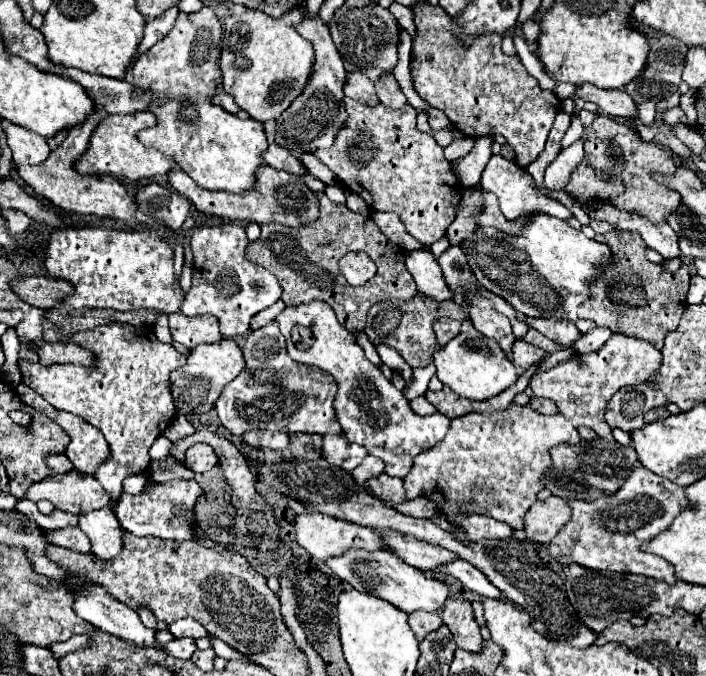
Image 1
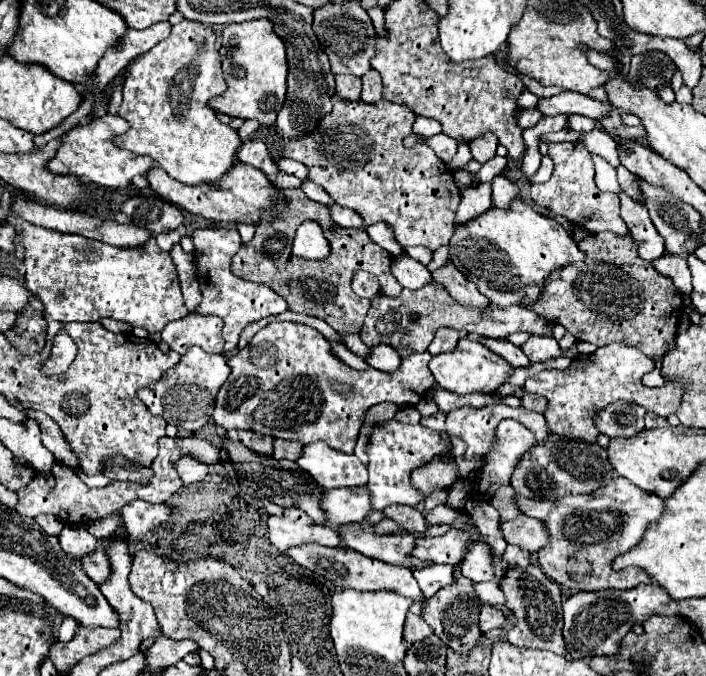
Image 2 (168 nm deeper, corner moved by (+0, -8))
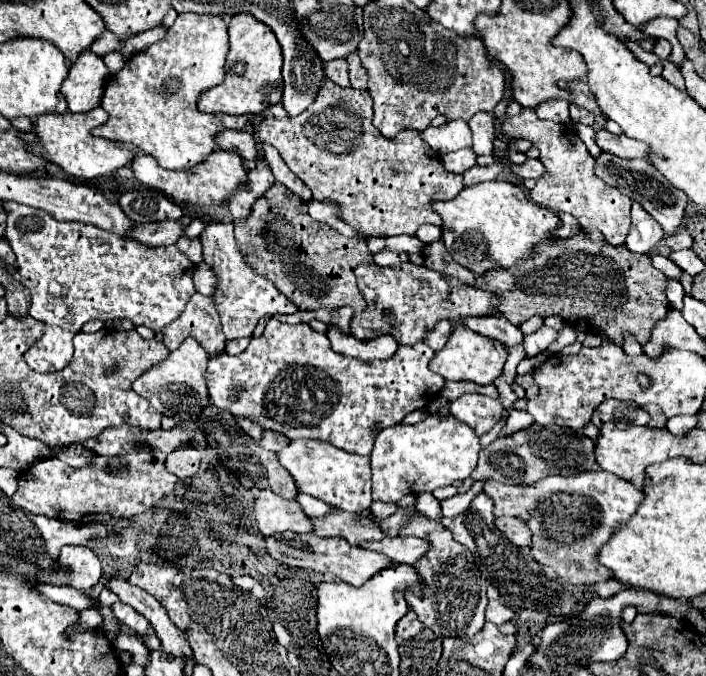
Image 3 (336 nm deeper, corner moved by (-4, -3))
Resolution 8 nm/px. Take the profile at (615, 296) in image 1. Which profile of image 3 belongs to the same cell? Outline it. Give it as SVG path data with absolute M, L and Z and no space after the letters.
M581 229L573 237L545 241L529 259L507 269L489 269L477 277L477 287L497 297L495 311L517 327L533 315L559 315L577 331L607 333L617 345L623 345L623 333L635 335L639 343L649 341L653 323L669 311L665 283L667 277L651 265L647 255L631 253L625 245L609 245L597 229Z

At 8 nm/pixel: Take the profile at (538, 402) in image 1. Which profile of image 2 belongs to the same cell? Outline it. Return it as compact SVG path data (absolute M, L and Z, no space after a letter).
M525 394L521 398L521 406L527 408L527 410L533 410L533 412L545 412L547 400L541 398L541 396L529 396L529 394Z

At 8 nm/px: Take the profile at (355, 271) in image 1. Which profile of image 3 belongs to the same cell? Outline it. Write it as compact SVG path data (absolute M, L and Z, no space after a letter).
M361 263L355 277L367 303L363 313L355 313L351 317L351 335L361 341L391 333L399 343L417 343L423 341L425 333L441 319L451 321L451 325L459 325L465 317L493 313L493 295L489 295L489 291L481 291L421 265L403 263L395 267L379 267L375 263Z

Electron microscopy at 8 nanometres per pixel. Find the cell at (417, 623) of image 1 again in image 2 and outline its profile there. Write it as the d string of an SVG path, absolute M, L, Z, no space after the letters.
M409 610L407 620L405 620L405 642L415 644L415 642L419 642L419 640L423 640L425 636L431 636L431 634L433 634L433 630L423 620L423 616L419 612Z

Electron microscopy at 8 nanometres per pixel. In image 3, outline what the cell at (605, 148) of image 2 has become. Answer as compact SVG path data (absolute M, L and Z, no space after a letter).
M601 151L601 155L595 159L595 177L599 177L603 183L619 189L623 195L637 201L661 227L666 235L672 235L682 229L685 205L687 197L683 191L677 191L651 163L645 159L621 159L617 155Z

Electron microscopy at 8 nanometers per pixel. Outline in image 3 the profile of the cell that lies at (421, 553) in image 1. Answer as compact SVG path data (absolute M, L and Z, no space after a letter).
M331 511L323 517L311 517L313 533L317 537L343 537L349 545L359 545L361 541L377 541L383 539L381 529L371 521L371 517L357 513Z

